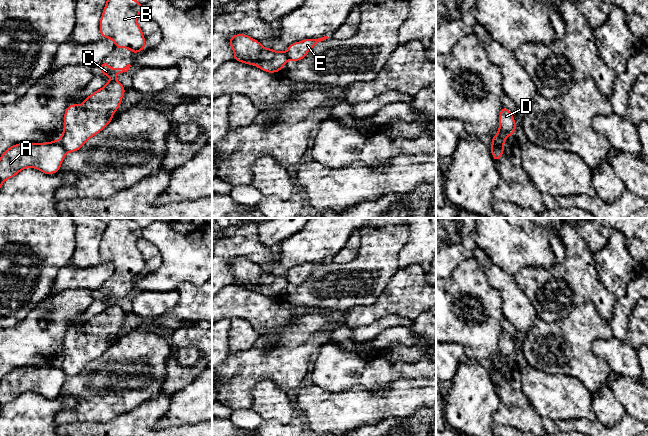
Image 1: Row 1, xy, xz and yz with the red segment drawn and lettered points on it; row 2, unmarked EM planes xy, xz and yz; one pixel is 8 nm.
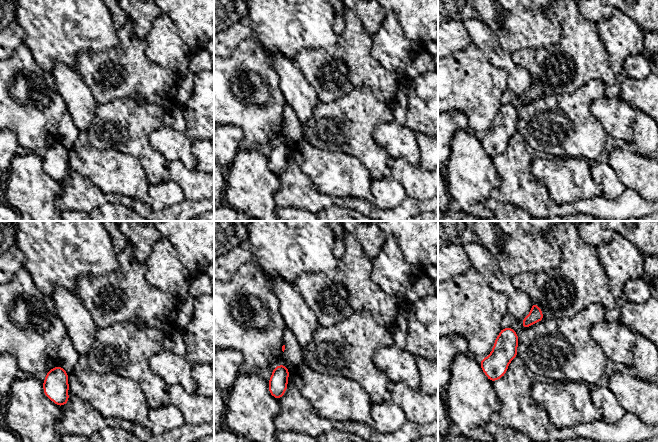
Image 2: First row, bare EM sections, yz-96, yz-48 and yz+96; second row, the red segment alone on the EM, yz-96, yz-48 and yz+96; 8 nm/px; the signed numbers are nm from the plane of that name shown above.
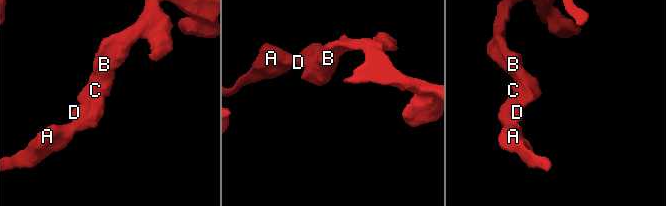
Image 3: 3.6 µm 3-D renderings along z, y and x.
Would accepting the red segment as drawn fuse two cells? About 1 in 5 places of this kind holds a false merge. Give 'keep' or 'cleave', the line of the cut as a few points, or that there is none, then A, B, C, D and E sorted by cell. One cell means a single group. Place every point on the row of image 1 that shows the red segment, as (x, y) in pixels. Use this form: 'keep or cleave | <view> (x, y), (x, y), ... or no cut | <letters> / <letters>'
cleave | xy (59, 139), (66, 152) | A / B C D E

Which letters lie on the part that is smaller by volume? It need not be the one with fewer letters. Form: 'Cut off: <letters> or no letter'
Cut off: A

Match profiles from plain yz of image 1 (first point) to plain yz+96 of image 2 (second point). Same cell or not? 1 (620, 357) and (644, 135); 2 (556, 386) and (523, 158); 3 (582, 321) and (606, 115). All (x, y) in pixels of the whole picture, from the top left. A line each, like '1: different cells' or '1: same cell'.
1: different cells
2: different cells
3: different cells

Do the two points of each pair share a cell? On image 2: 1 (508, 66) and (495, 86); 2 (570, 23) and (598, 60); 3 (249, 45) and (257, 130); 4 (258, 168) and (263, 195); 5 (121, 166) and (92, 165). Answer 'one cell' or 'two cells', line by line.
1: two cells
2: one cell
3: one cell
4: one cell
5: one cell

